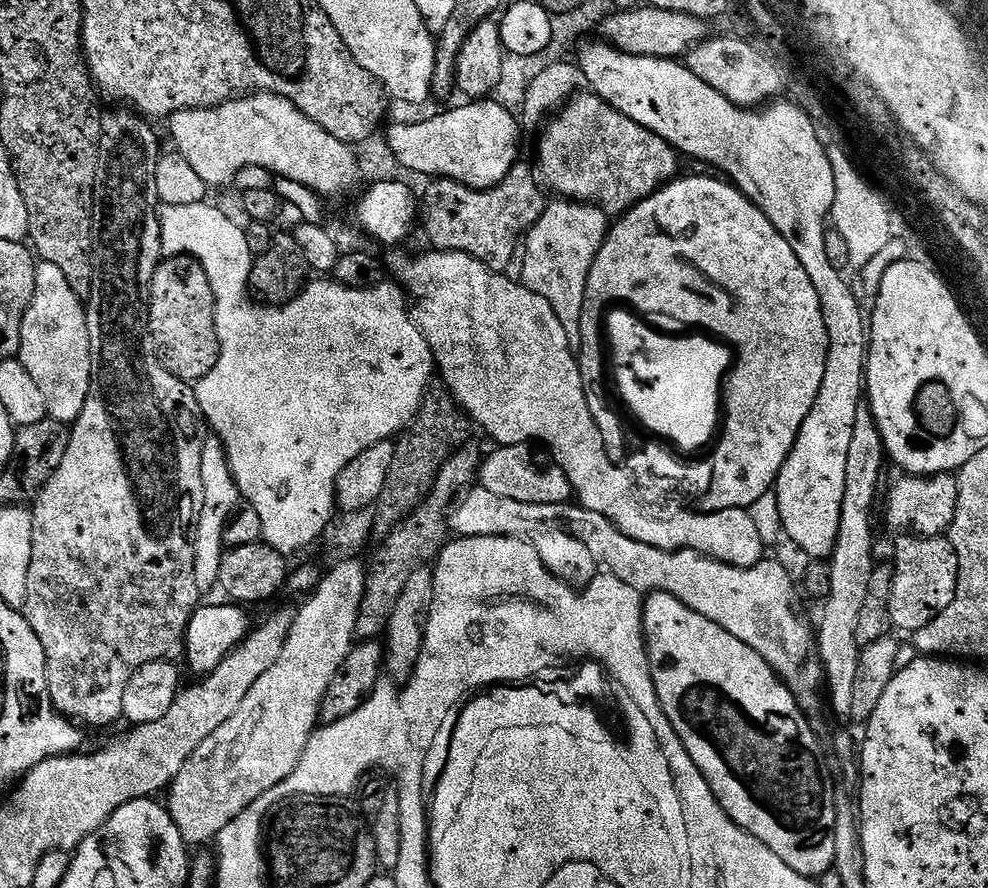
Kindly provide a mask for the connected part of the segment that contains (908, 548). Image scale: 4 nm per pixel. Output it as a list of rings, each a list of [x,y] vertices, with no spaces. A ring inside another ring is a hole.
[[[904,534],[897,540],[896,565],[888,590],[888,619],[893,629],[901,628],[905,634],[911,634],[934,622],[954,602],[960,559],[952,549],[951,539],[944,536]]]

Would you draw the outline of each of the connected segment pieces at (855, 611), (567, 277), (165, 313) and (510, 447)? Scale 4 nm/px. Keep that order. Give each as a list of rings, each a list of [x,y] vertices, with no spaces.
[[[861,402],[854,418],[854,433],[846,456],[846,481],[838,538],[828,562],[831,568],[831,592],[823,601],[820,628],[816,630],[816,654],[822,669],[826,698],[827,701],[829,698],[835,714],[845,720],[853,712],[852,695],[862,647],[857,642],[858,619],[874,582],[872,510],[883,464],[886,464],[884,440],[873,418],[872,409],[866,402]]]
[[[563,198],[549,203],[544,212],[538,218],[538,222],[526,233],[527,257],[522,266],[522,283],[534,294],[542,294],[550,306],[554,306],[554,314],[558,314],[558,322],[562,322],[562,330],[566,330],[566,342],[573,350],[580,346],[580,319],[582,318],[582,306],[586,298],[586,282],[590,274],[590,266],[594,266],[594,258],[598,250],[604,245],[604,239],[608,236],[610,217],[601,208],[593,204],[577,204]]]
[[[169,256],[156,268],[152,285],[148,287],[146,301],[146,323],[148,337],[152,340],[152,347],[156,349],[156,356],[160,365],[170,374],[180,380],[199,382],[214,370],[220,353],[220,343],[216,333],[216,307],[214,306],[213,291],[210,290],[210,280],[206,278],[206,270],[192,256]]]
[[[531,443],[505,444],[493,447],[489,456],[483,457],[478,473],[479,487],[498,494],[498,498],[514,498],[514,502],[527,504],[566,504],[574,493],[562,466],[558,466],[547,455],[539,456]]]

